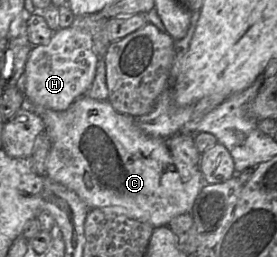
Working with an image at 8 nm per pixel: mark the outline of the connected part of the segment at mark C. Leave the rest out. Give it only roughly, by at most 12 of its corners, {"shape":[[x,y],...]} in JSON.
{"shape":[[87,94],[45,123],[46,175],[154,228],[190,214],[167,140]]}

